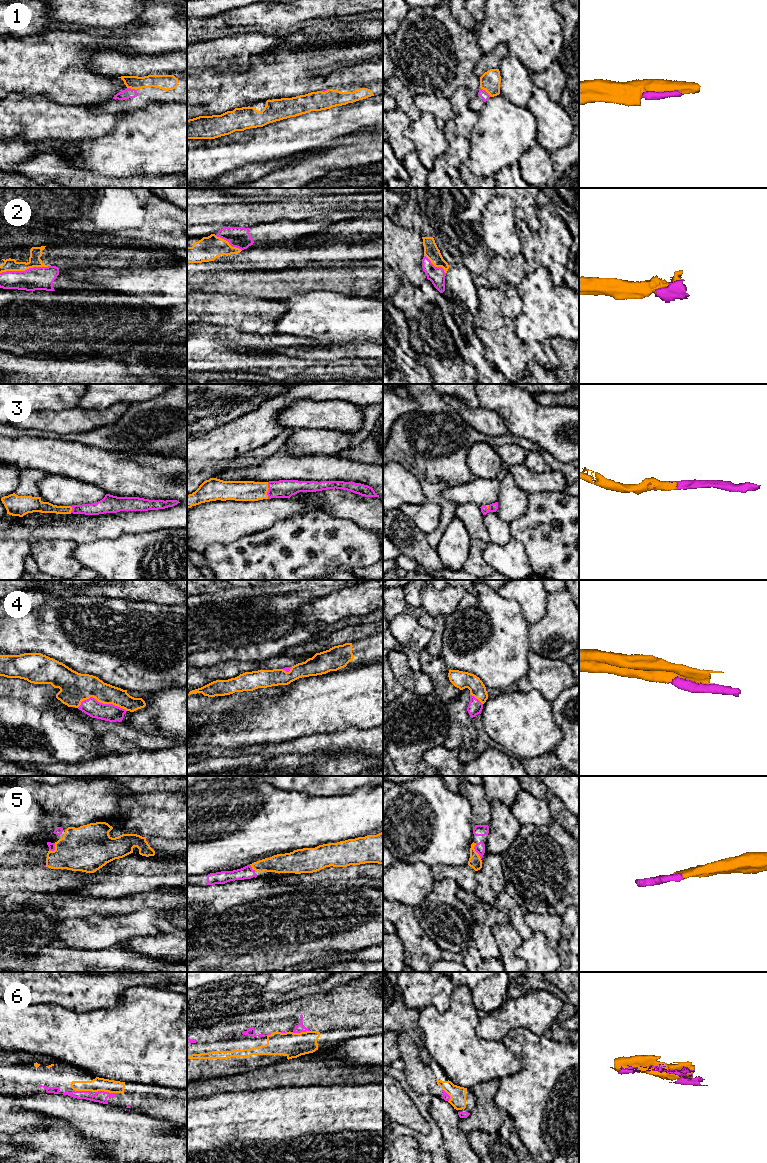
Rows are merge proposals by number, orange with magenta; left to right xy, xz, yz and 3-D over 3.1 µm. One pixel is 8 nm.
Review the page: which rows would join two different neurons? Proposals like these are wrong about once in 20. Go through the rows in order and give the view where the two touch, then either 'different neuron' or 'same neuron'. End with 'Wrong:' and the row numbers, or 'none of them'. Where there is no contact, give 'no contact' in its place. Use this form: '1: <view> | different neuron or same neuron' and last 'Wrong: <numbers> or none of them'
1: yz | same neuron
2: xy | same neuron
3: xz | same neuron
4: xy | same neuron
5: yz | same neuron
6: xy | same neuron
Wrong: none of them

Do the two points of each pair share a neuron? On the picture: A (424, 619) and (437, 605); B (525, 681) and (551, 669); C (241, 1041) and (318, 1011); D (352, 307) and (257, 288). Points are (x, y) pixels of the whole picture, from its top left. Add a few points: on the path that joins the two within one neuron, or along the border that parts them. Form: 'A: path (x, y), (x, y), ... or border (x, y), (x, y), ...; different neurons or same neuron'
A: border (424, 610), (431, 615), (445, 615); different neurons
B: path (531, 681), (545, 675); same neuron
C: path (260, 1025), (264, 1021), (292, 1021), (299, 1018); same neuron
D: border (315, 289), (305, 293), (295, 293), (279, 301); different neurons

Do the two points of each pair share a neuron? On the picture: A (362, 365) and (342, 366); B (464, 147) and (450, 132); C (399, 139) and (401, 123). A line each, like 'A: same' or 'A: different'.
A: same
B: same
C: same

